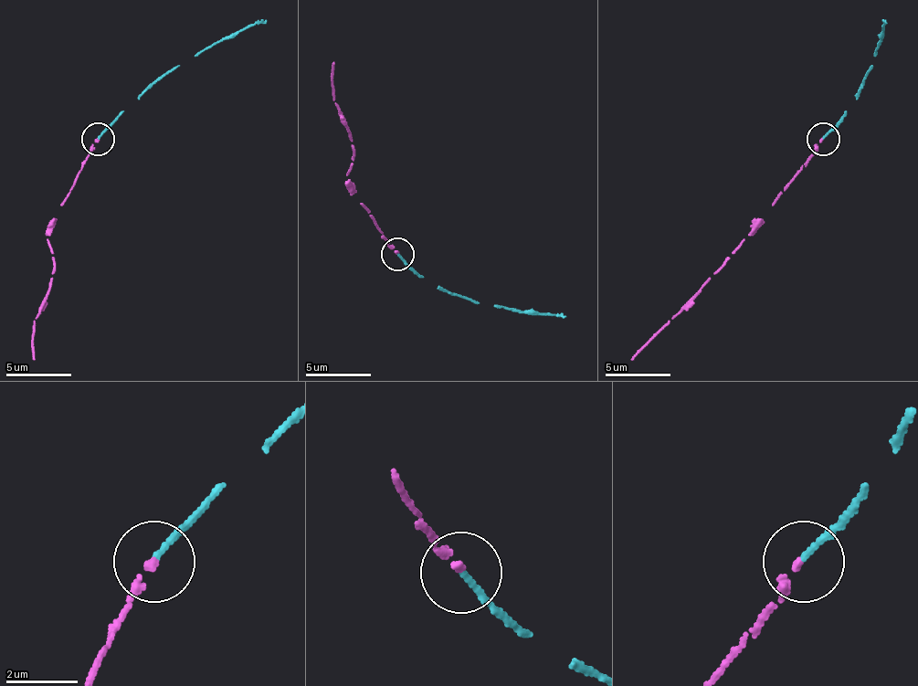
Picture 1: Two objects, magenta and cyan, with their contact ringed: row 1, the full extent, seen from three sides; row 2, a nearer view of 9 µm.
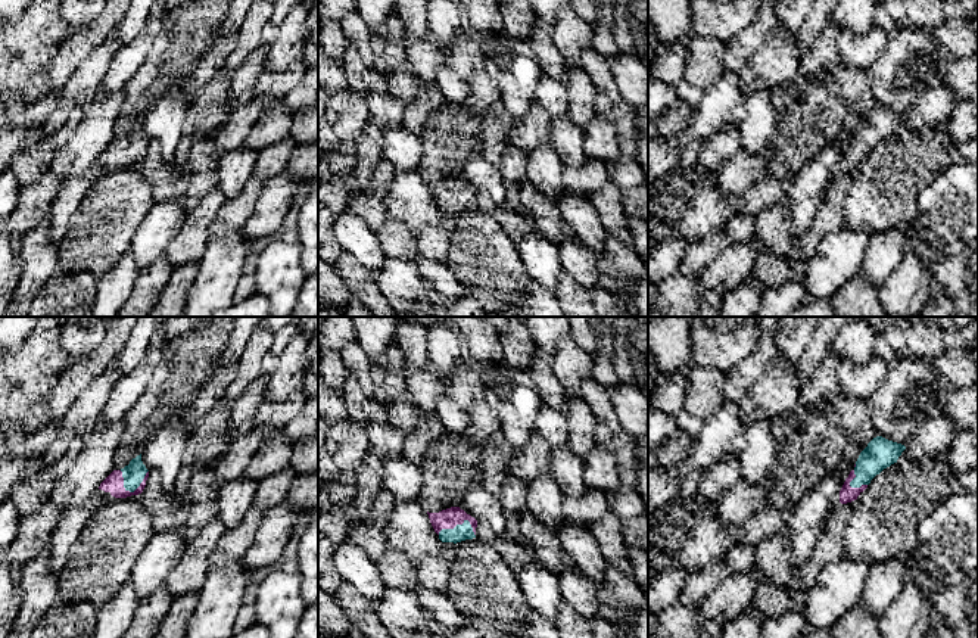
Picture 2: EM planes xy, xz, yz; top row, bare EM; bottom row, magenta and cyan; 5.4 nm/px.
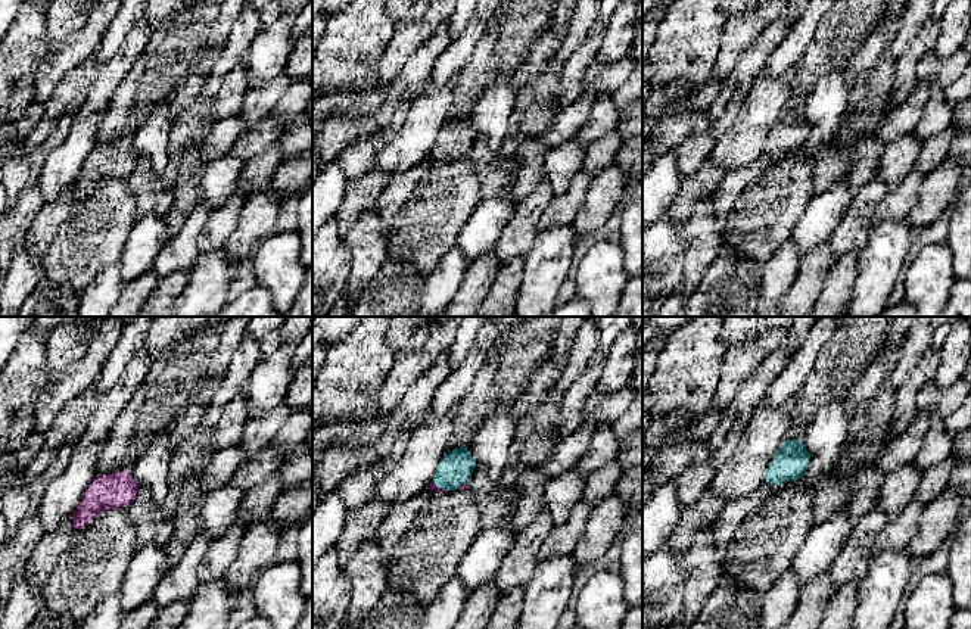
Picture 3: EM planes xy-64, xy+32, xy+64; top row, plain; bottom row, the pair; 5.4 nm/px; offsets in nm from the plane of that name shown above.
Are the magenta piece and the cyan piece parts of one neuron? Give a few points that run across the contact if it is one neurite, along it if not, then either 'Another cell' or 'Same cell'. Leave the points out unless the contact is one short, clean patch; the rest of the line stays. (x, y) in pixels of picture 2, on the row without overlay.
Line: xy (114, 153), (130, 161), (140, 155), (133, 145). Same cell

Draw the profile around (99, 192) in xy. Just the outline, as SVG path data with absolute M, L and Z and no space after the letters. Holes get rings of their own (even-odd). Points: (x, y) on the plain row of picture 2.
M99 162L87 172L63 180L50 209L50 233L57 237L59 268L88 273L93 281L130 252L133 237L153 208L150 183L140 172L141 164L105 168Z

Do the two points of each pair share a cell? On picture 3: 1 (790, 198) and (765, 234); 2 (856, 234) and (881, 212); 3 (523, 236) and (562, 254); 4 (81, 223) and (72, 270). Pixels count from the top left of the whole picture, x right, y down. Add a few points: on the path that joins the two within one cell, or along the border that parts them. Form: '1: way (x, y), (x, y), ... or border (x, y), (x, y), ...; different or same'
1: way (781, 206), (765, 226); same
2: border (889, 190), (874, 212), (873, 226); different
3: border (538, 233), (532, 248), (523, 257); different
4: way (69, 234), (68, 258); same

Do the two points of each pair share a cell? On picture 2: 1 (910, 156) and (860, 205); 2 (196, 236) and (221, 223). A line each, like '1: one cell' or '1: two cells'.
1: one cell
2: two cells

